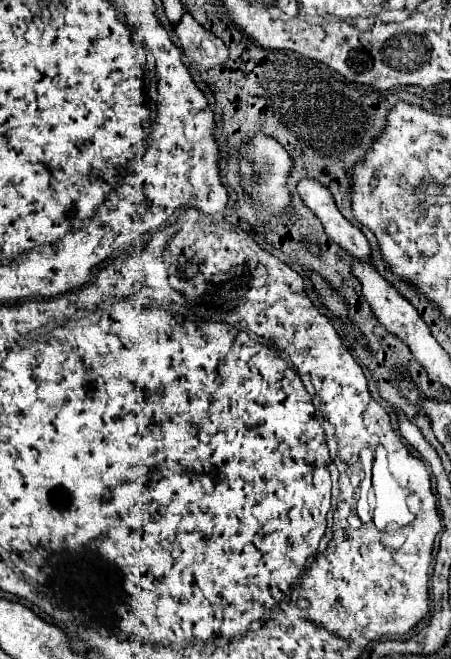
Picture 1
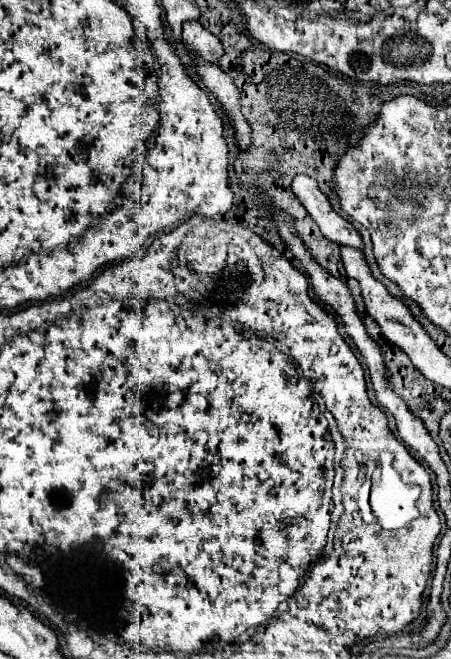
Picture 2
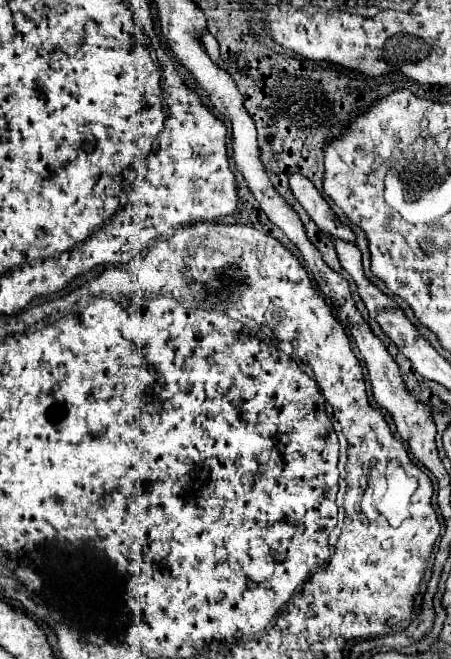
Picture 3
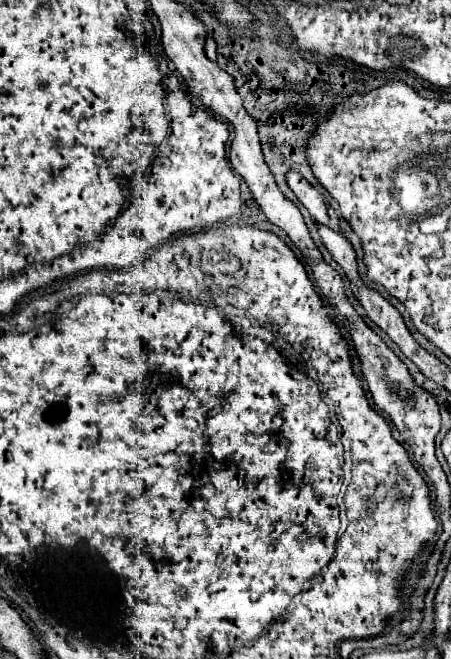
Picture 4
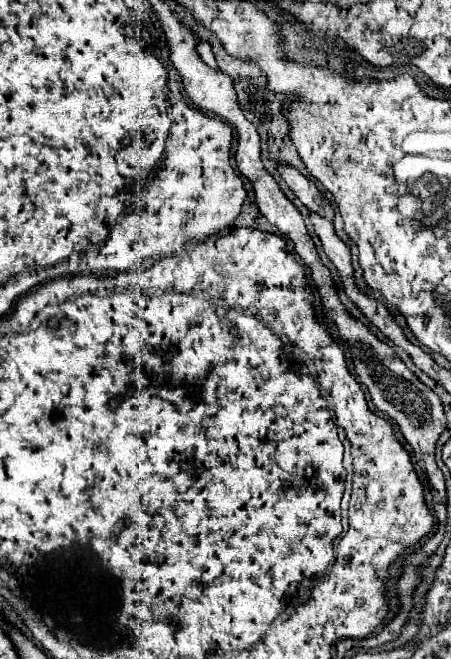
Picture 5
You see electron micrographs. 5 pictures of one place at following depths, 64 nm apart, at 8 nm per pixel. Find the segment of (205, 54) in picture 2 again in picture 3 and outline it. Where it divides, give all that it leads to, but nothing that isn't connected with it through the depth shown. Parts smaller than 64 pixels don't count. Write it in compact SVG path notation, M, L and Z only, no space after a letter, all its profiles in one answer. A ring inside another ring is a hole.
M202 32L200 42L204 44L204 50L206 50L206 54L210 56L210 60L212 60L212 62L216 62L216 60L218 60L218 56L220 56L218 40L216 40L216 38L214 38L210 32Z

